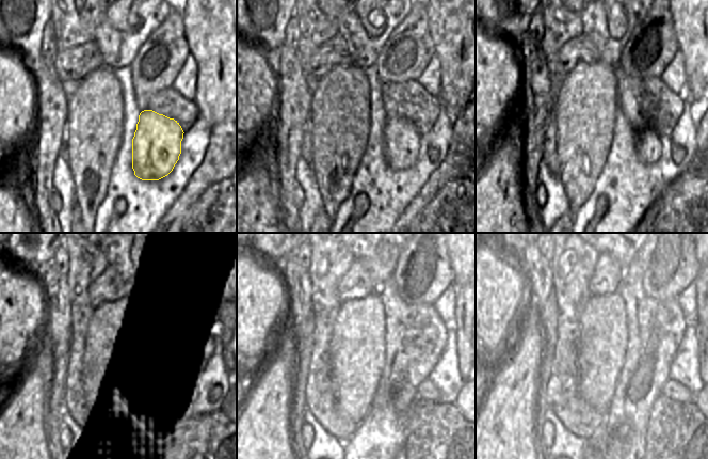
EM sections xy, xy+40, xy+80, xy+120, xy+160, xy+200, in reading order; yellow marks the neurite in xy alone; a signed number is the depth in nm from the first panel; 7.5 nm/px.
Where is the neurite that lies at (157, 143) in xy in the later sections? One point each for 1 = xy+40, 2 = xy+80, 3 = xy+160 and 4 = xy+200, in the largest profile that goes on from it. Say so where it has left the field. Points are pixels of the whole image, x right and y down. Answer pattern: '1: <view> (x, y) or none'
1: xy+40 (401, 140)
2: xy+80 (647, 143)
3: xy+160 (427, 391)
4: xy+200 (673, 390)

